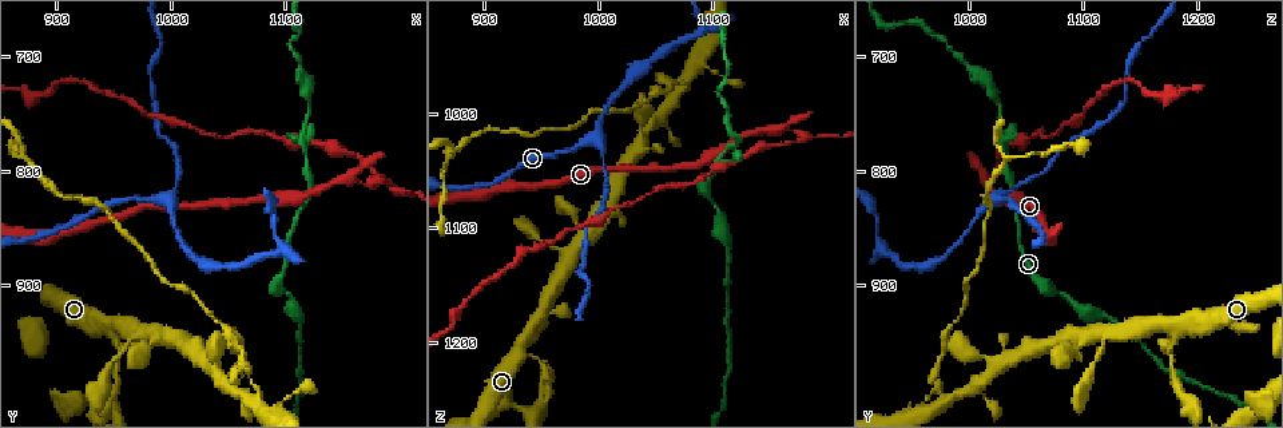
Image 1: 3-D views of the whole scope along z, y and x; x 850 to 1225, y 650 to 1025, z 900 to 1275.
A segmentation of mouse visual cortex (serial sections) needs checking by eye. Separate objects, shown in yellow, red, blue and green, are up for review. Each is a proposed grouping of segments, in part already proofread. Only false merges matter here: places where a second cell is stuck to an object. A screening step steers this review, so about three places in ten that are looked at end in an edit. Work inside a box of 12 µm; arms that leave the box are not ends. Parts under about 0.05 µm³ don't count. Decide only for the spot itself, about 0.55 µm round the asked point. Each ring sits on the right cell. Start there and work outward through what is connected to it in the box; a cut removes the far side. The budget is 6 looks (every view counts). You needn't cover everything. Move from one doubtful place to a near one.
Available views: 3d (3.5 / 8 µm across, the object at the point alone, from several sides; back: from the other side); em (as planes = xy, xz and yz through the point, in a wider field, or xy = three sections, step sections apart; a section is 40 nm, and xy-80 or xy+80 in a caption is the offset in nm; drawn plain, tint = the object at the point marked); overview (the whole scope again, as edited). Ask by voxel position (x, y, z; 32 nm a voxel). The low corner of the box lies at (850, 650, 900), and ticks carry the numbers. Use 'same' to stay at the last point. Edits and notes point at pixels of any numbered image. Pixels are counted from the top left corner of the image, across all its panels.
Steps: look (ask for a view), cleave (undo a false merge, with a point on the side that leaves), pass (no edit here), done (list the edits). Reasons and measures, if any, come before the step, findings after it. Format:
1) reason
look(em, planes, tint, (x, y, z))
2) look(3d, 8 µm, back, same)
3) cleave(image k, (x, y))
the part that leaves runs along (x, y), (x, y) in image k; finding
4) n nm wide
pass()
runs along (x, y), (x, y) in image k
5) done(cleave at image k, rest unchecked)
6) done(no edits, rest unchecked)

thin neck
look(3d, 3.5 µm, (1070, 980, 970))

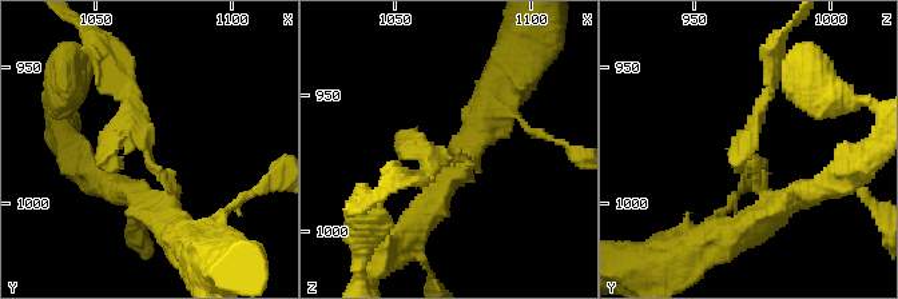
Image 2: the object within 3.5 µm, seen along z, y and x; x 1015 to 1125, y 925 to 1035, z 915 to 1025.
arms of 150, 200 nm
look(em, xy, step 2, tint, (1068, 980, 970))

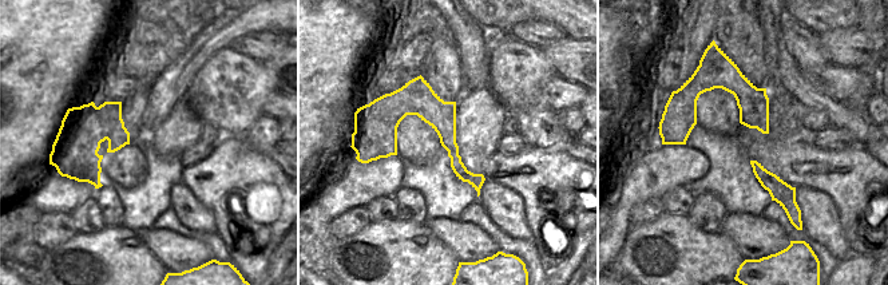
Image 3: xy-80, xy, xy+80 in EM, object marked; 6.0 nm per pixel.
cleave(image 2, (751, 122))
border along (458, 154), (451, 158) in image 3; two cells meet here

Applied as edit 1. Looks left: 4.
look(overview)

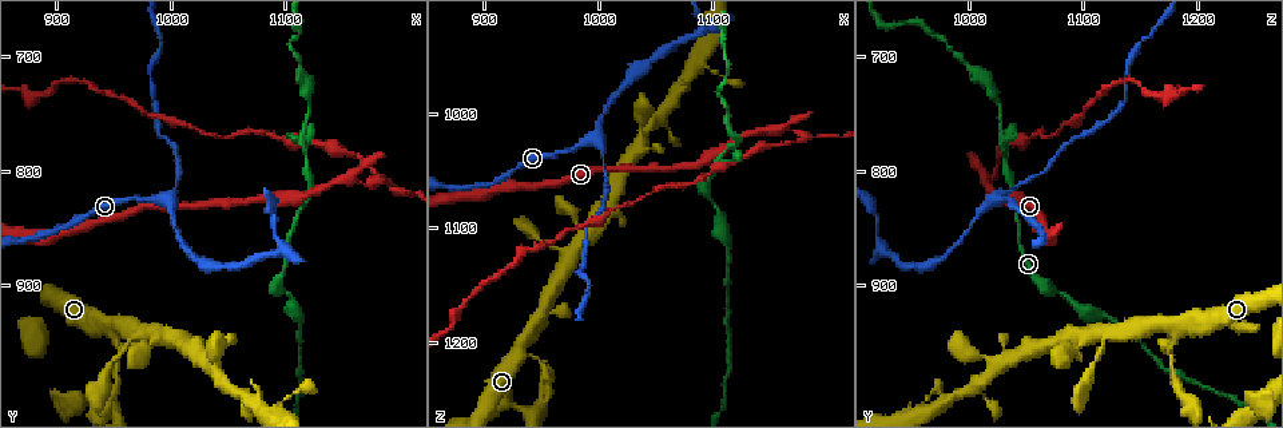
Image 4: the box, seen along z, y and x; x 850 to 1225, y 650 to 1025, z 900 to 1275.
calibre changes
look(3d, 3.5 µm, (996, 826, 1022))

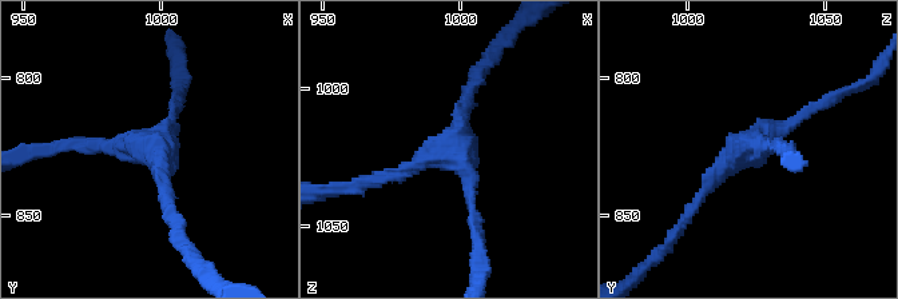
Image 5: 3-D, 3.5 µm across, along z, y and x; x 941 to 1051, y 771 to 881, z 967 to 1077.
3 arms; arms of 150, 150, 200 nm
look(em, xy, step 3, tint, (997, 825, 1023))

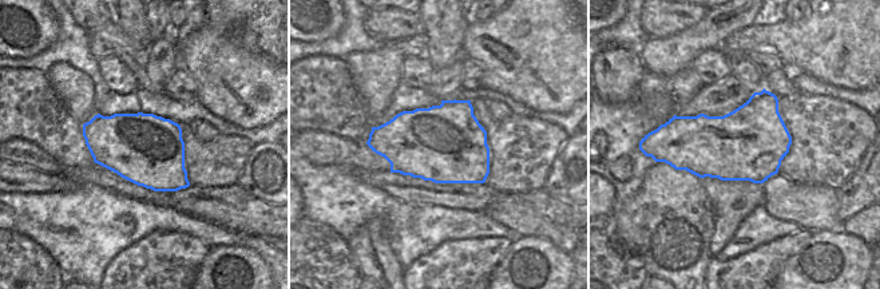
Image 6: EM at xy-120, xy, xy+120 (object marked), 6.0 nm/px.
look(em, planes, tint, same)

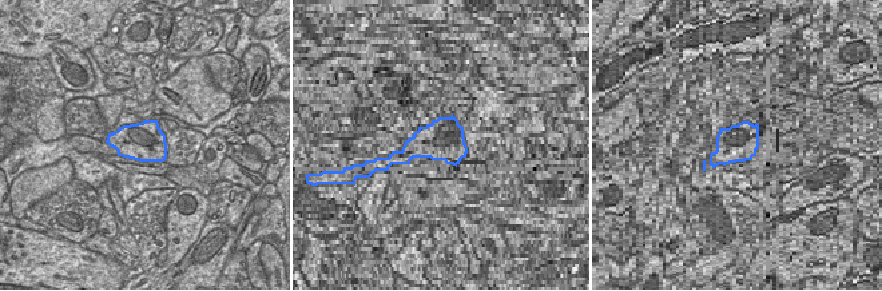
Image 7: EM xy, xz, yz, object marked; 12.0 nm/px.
pass()
one cell here

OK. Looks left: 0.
done(cleave at image 2, rest unchecked)

